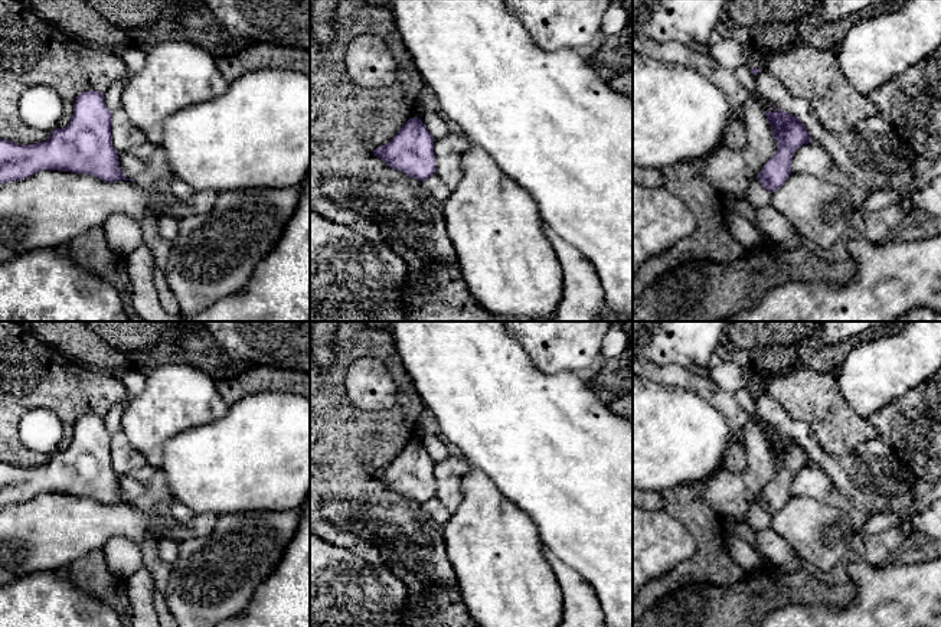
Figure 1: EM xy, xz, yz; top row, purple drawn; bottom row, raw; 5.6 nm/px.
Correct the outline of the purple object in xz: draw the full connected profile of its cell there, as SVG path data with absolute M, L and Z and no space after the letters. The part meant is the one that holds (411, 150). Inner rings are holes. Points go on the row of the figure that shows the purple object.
M418 117L409 118L388 144L373 150L373 156L421 182L435 173L434 138Z

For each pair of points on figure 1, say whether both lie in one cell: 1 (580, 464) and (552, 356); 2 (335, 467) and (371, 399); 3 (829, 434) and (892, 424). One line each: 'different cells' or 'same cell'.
1: different cells
2: different cells
3: different cells

